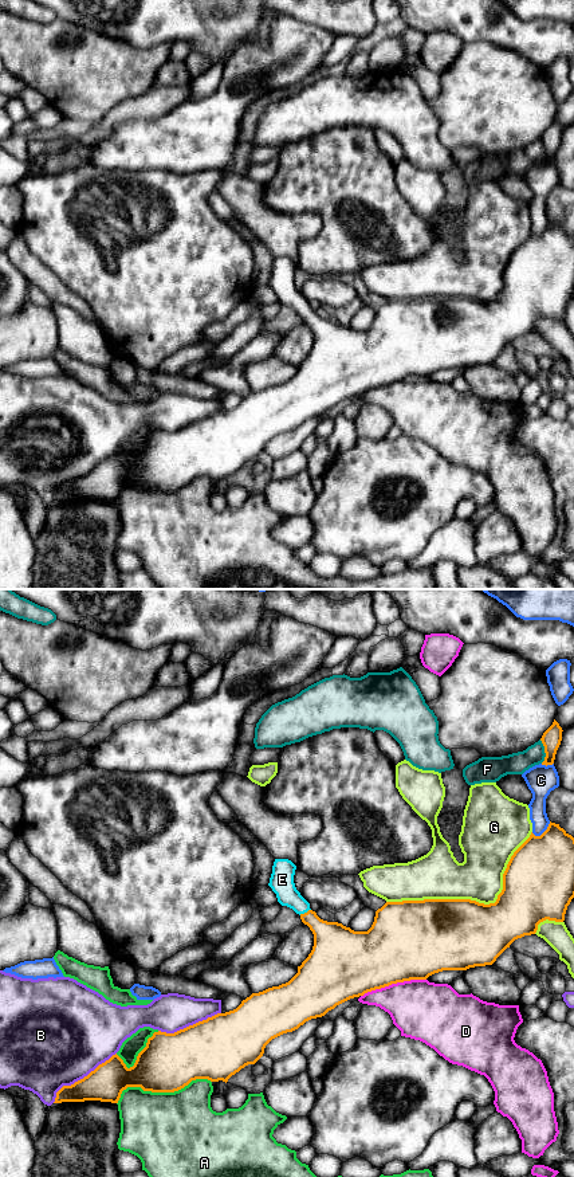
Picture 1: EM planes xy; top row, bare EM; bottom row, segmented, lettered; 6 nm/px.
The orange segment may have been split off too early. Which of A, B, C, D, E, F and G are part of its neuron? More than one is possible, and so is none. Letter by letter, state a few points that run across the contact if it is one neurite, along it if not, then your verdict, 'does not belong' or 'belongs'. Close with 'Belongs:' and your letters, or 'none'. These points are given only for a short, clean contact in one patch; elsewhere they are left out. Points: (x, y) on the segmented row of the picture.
A: does not belong
B: does not belong
C: does not belong
D: does not belong
E: line xy (333, 942), (305, 913), (286, 891), (282, 879); belongs
F: does not belong
G: does not belong
Belongs: E

